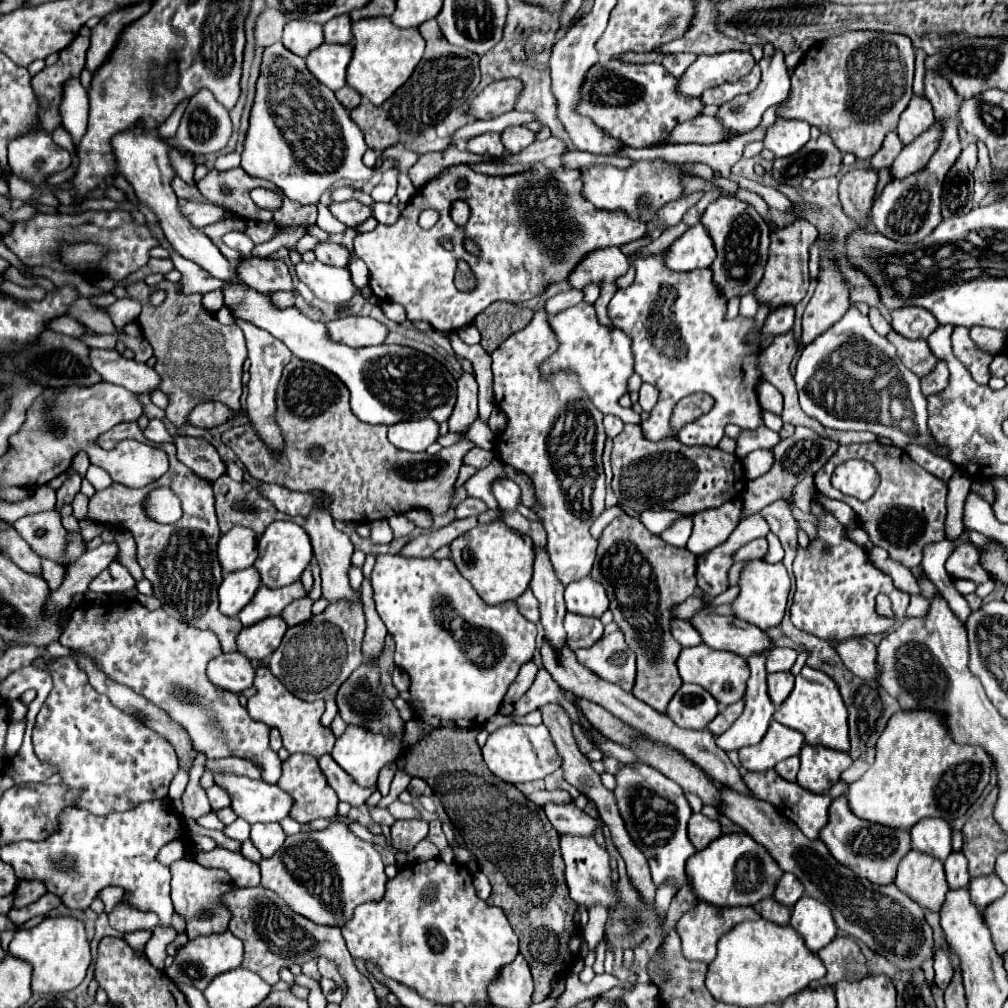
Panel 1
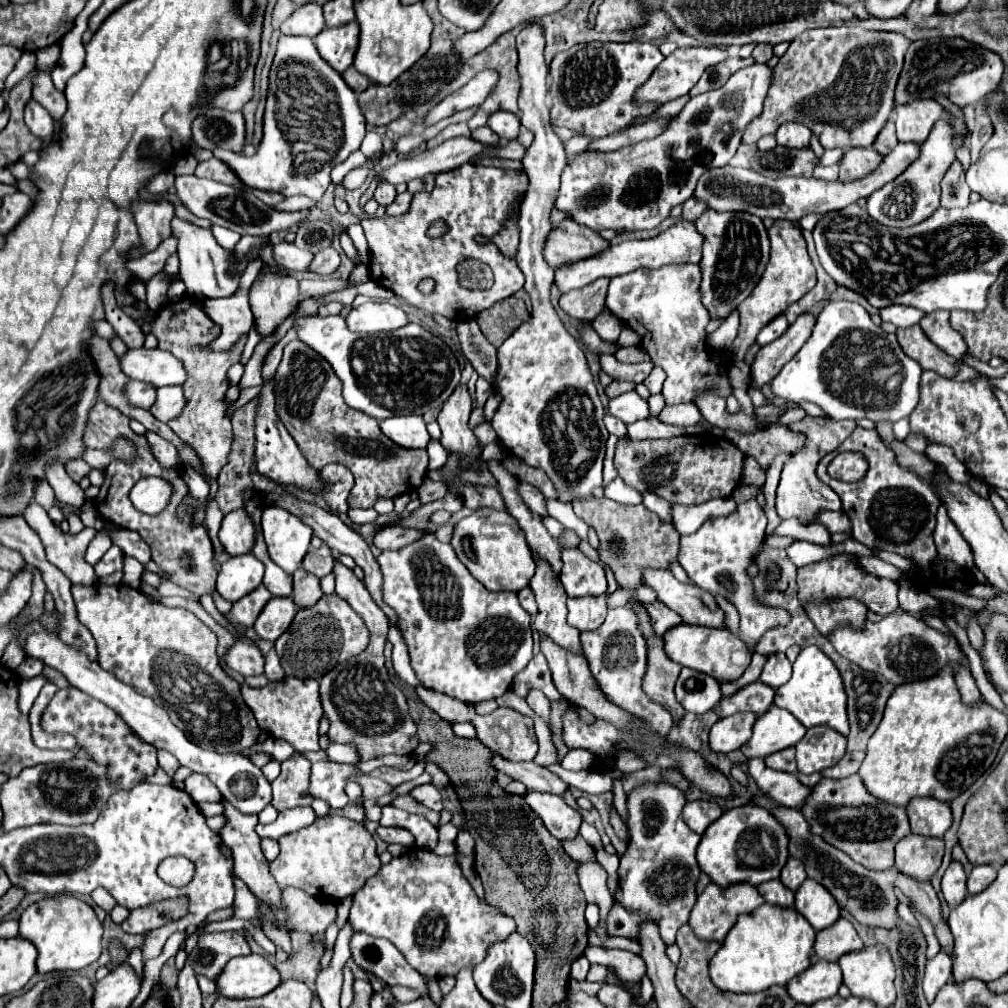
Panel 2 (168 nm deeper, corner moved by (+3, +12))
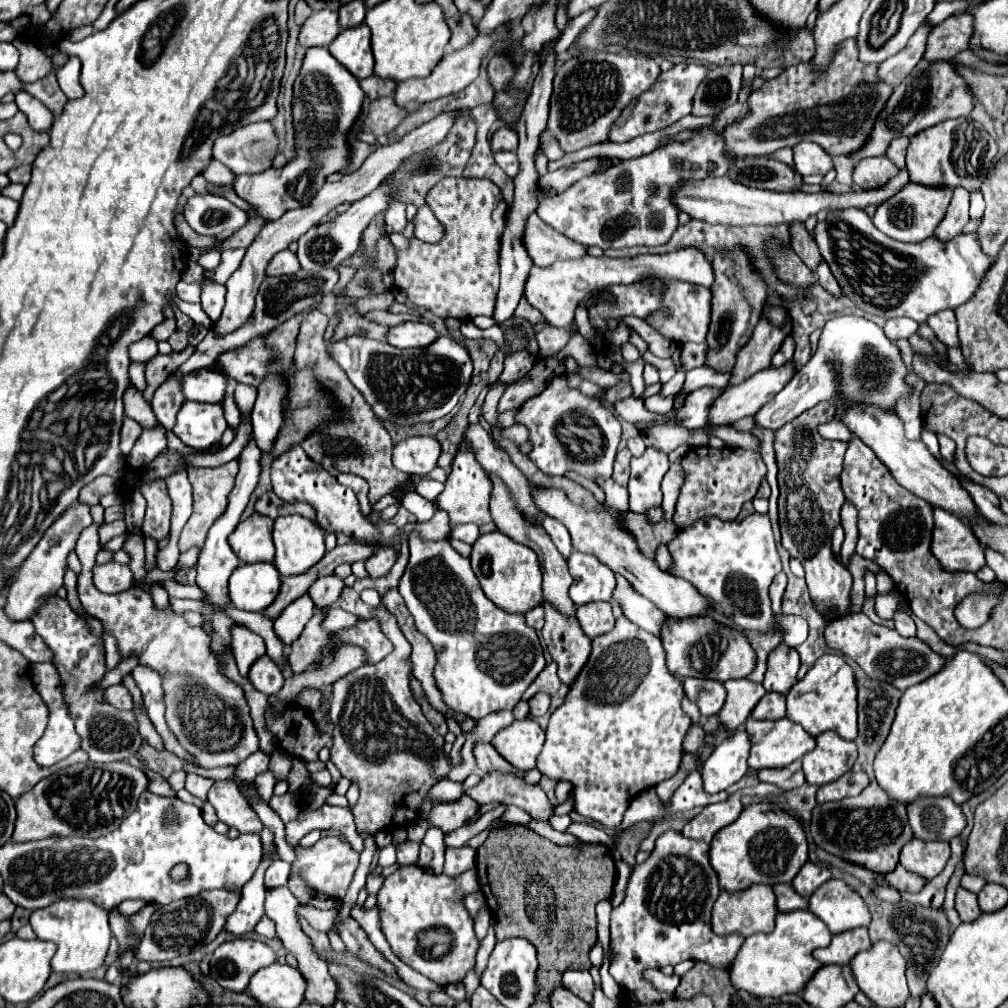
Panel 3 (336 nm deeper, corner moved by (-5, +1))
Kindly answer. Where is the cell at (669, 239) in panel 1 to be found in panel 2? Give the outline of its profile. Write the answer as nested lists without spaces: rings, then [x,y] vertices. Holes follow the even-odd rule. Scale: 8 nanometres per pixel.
[[[600,278],[590,283],[584,289],[570,291],[568,295],[560,297],[560,309],[568,313],[572,319],[580,321],[594,321],[598,315],[602,315],[606,307],[606,289],[610,283],[610,278]]]

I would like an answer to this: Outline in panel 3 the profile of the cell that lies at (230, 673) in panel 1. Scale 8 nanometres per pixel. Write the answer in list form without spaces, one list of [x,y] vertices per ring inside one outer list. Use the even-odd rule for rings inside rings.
[[[266,654],[260,656],[260,658],[250,666],[248,680],[256,686],[256,690],[264,692],[266,696],[276,694],[276,692],[282,688],[282,684],[284,684],[284,676],[282,676],[280,666],[276,666],[276,664],[272,662],[272,658],[268,658]]]

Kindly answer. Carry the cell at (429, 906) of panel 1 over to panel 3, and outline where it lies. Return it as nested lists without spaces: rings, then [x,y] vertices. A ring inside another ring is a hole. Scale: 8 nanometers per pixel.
[[[402,866],[392,872],[384,880],[376,902],[380,926],[392,952],[440,986],[460,982],[474,968],[474,956],[480,946],[474,920],[464,906],[464,898],[476,890],[480,890],[480,882],[474,868],[456,878],[436,876],[420,866]]]

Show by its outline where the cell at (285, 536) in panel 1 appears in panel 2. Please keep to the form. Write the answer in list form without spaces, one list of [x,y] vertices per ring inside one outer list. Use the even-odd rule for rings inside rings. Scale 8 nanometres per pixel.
[[[266,507],[260,523],[270,559],[286,573],[294,573],[308,551],[312,529],[280,507]]]

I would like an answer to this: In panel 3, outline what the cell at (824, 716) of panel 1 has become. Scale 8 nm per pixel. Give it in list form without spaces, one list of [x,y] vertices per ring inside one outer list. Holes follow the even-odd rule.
[[[838,654],[820,656],[808,674],[792,686],[786,694],[786,718],[800,724],[810,736],[818,736],[826,730],[838,732],[846,740],[856,738],[856,684],[854,672],[846,660]]]

